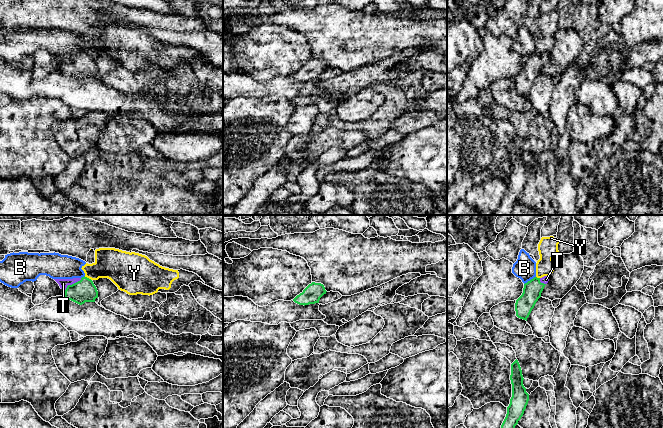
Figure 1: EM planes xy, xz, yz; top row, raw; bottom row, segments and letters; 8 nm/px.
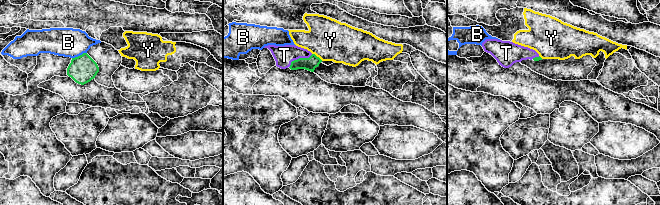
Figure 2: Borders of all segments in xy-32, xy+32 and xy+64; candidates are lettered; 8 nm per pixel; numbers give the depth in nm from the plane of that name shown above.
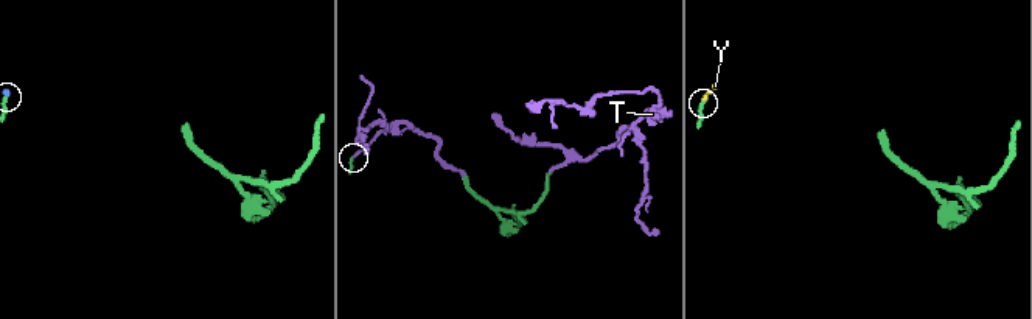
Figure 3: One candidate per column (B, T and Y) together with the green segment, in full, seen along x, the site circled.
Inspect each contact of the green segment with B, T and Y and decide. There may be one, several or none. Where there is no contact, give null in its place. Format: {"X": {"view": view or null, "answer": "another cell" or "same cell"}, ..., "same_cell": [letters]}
{"B": {"view": "yz", "answer": "another cell"}, "T": {"view": "xy", "answer": "same cell"}, "Y": {"view": "xy", "answer": "another cell"}, "same_cell": ["T"]}

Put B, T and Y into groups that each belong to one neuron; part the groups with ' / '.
B / T / Y

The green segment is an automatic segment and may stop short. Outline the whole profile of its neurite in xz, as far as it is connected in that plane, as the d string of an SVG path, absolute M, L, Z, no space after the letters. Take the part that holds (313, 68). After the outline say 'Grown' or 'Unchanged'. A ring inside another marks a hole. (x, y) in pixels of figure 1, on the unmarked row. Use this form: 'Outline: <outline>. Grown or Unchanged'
Outline: M312 58L309 60L302 69L297 71L293 77L299 81L309 81L319 79L320 74L326 70L323 60Z. Unchanged

